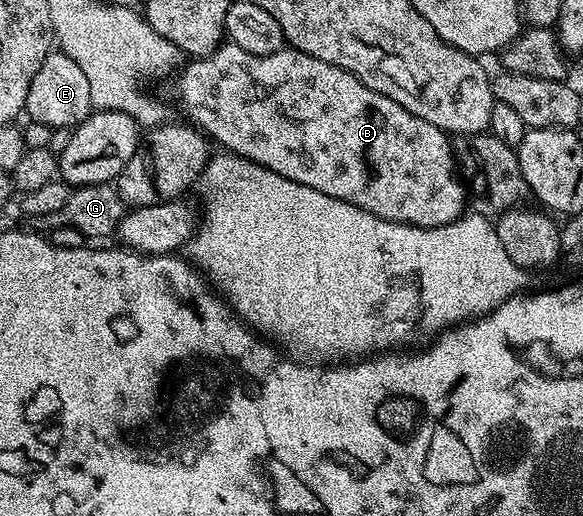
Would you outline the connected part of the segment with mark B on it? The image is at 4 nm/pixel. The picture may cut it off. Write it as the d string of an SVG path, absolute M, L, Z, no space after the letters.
M223 42L212 54L199 56L186 63L181 65L177 73L177 76L179 75L178 100L186 111L185 119L205 133L215 145L222 144L218 146L225 151L232 152L235 156L243 156L245 160L264 166L292 182L303 184L312 190L320 190L320 194L328 194L332 198L340 198L348 204L360 206L368 210L368 214L376 214L376 218L384 218L388 222L435 228L459 220L467 211L468 188L463 177L456 171L456 157L451 137L436 126L432 126L432 122L424 122L424 118L416 118L416 114L404 110L404 106L392 102L392 98L364 86L364 82L360 82L351 72L346 72L340 66L320 62L320 58L312 58L289 46L284 46L279 52L267 56L253 56L248 54L248 50L240 50L240 46L229 42Z

